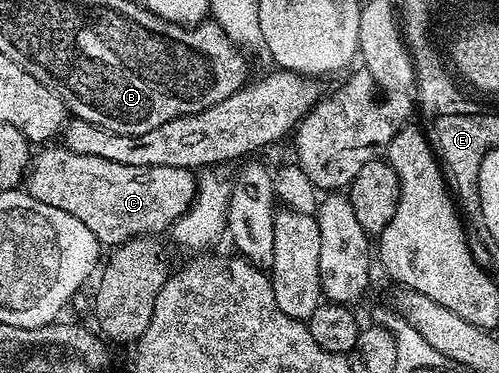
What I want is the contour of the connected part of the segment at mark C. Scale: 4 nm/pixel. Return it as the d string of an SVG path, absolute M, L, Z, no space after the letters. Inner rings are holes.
M60 143L41 149L44 150L30 161L27 193L86 223L104 247L115 247L132 237L160 235L163 229L171 230L196 197L198 181L190 169L130 167L126 163L98 159L98 155L78 155Z

